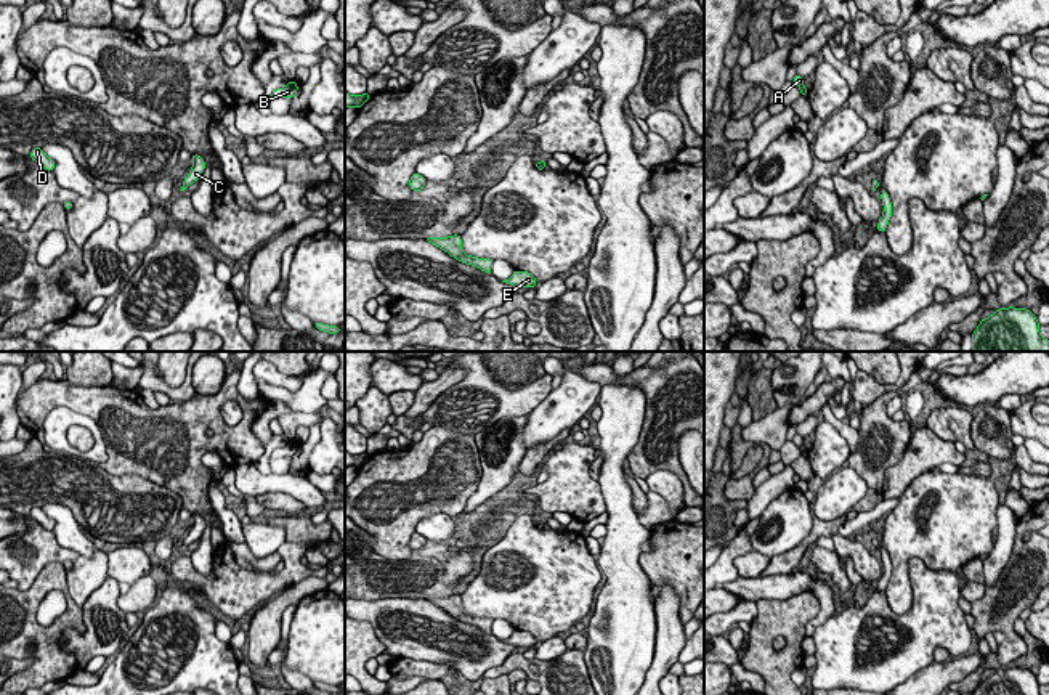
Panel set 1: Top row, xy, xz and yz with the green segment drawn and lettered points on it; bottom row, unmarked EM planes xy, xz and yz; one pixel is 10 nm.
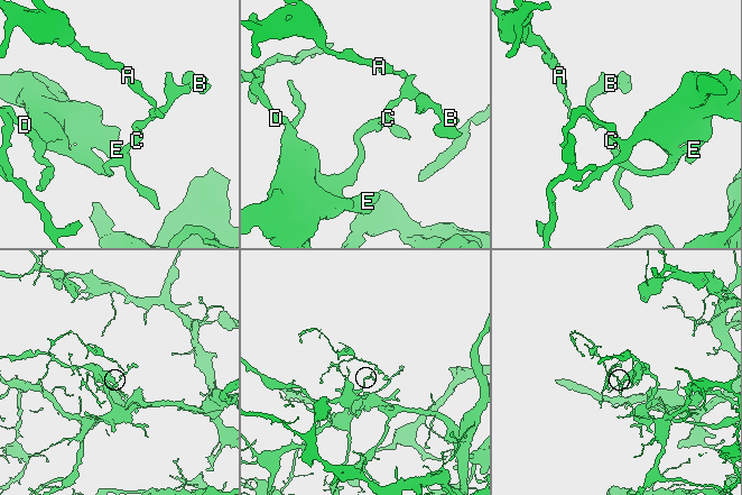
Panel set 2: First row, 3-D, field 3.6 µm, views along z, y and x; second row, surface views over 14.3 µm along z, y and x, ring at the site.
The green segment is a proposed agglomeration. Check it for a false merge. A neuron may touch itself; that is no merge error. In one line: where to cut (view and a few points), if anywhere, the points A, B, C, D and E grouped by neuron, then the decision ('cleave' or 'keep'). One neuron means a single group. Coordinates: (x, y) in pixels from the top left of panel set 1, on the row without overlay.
cut in xz along (546, 520), (536, 527); A B C / D E; cleave

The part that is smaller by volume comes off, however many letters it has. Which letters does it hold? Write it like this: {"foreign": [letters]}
{"foreign": ["A", "B", "C"]}

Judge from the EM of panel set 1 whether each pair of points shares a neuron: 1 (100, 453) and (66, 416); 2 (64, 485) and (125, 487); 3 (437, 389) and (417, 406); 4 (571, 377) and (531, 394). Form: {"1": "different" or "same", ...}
{"1": "same", "2": "same", "3": "same", "4": "different"}

